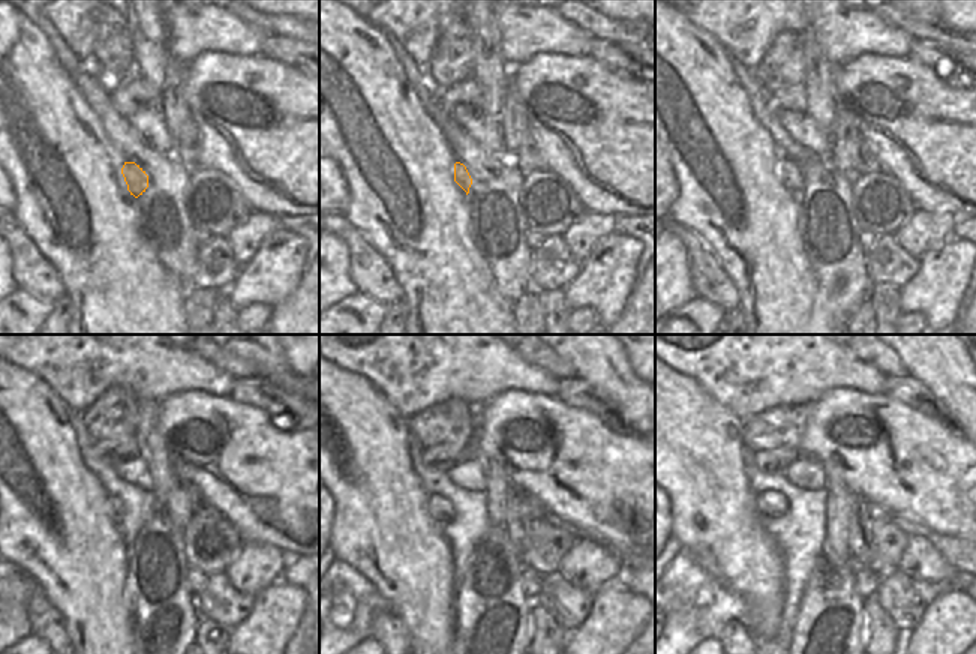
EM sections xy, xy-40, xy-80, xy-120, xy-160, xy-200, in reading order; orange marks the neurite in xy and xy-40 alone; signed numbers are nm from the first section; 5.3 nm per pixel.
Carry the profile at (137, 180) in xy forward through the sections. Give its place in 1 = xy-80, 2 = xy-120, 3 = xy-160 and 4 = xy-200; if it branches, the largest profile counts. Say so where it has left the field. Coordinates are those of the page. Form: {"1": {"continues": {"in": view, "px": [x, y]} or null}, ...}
{"1": {"continues": {"in": "xy-80", "px": [793, 179]}}, "2": {"continues": {"in": "xy-120", "px": [116, 504]}}, "3": {"continues": {"in": "xy-160", "px": [440, 507]}}, "4": {"continues": {"in": "xy-200", "px": [769, 504]}}}

